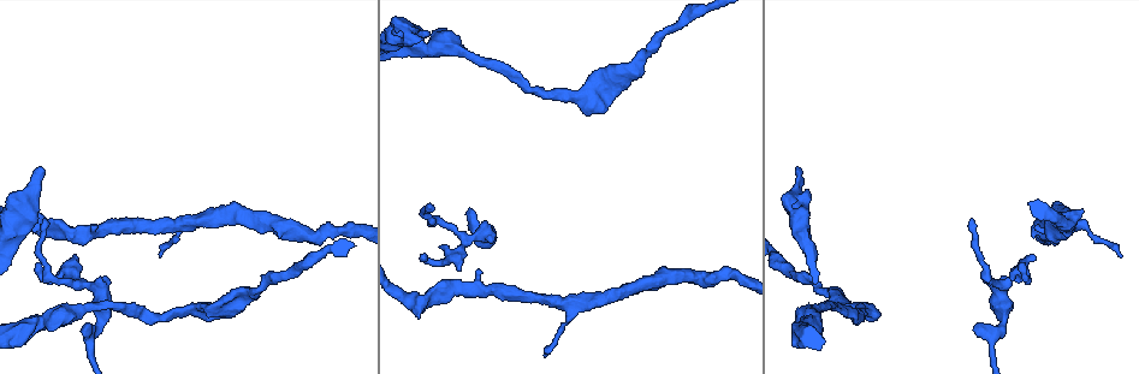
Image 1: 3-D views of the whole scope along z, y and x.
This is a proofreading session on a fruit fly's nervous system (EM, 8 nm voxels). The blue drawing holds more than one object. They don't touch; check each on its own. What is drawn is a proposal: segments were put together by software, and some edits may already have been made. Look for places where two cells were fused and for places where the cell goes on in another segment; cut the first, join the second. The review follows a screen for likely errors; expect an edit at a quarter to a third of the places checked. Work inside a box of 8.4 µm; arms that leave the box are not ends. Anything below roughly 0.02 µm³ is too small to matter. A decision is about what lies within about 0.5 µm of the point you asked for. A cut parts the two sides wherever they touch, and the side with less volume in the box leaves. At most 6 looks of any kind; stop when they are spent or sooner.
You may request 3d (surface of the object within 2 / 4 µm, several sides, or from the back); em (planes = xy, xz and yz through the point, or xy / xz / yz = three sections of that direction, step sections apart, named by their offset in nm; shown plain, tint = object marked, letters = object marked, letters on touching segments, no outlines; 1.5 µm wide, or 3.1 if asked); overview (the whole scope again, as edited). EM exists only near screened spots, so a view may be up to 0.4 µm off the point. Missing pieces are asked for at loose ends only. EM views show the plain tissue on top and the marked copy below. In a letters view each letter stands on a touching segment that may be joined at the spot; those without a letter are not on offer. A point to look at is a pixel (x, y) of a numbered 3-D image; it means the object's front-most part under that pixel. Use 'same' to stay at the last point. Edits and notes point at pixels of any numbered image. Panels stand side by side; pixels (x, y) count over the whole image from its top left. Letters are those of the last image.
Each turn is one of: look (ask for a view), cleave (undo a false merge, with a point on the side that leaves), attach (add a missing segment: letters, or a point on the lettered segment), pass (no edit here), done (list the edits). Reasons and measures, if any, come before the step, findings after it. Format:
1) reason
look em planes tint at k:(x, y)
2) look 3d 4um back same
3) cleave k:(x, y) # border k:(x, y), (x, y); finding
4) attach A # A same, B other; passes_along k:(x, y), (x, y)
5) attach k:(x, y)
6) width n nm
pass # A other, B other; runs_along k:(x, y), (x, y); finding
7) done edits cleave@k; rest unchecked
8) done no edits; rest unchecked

branch stops here
look em planes letters at 1:(46, 221)

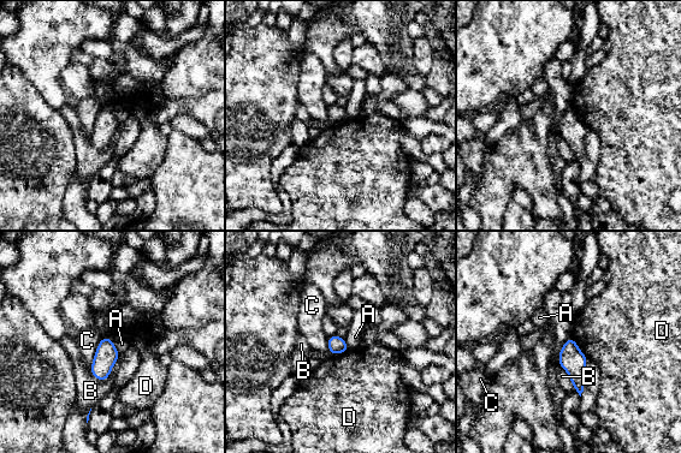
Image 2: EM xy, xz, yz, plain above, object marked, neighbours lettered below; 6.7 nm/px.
pass # A other, B other, C other, D other; no lettered segment goes on from it

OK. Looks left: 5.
branch point
look 3d 4um at 1:(599, 83)

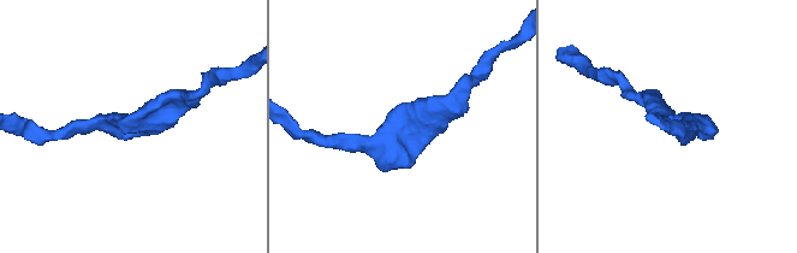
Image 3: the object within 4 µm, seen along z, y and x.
need the tissue
look em planes letters at 3:(138, 125)

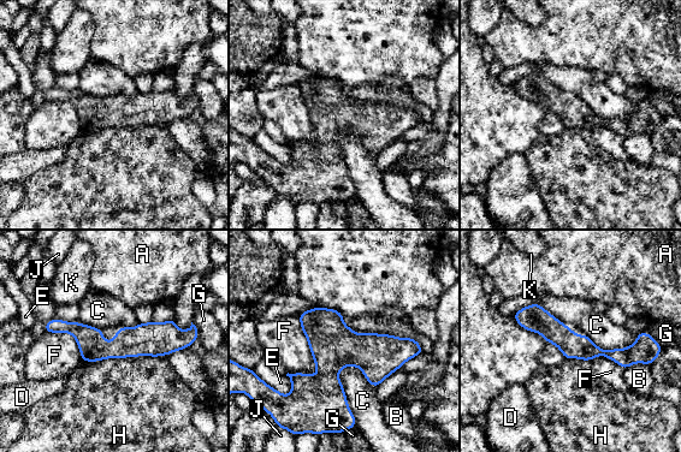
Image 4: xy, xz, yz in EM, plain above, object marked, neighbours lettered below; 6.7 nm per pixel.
pass # A other, B other, C other, D other, E other, F other, G other, H other, J other, K other; all the same cell

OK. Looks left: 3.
an open end
look em xy step 8 tint at 1:(797, 167)

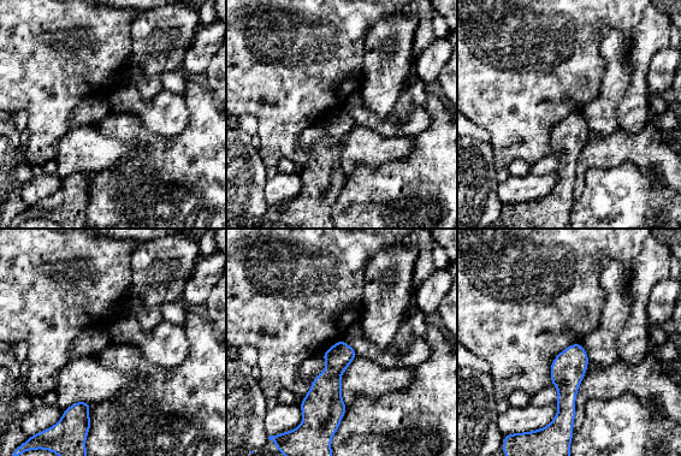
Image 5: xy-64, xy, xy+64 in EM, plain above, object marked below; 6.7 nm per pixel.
cut it another way
look em planes letters same

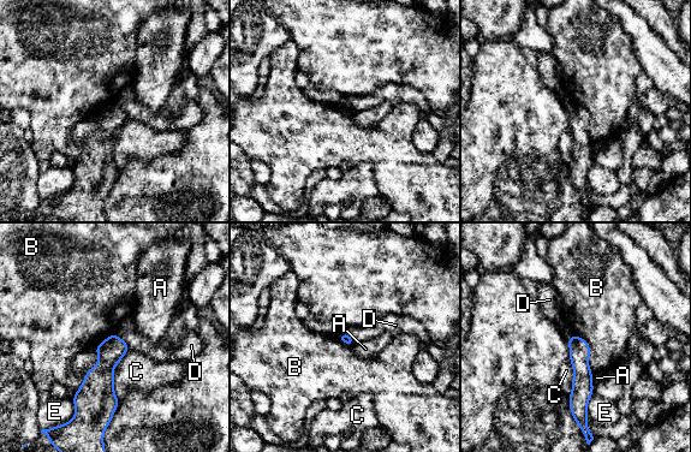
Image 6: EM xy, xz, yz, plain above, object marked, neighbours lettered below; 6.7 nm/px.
pass # A other, B other, C other, D other, E other; border 6:(573, 333), (589, 345), (593, 374); none of them fits

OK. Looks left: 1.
done no edits; rest unchecked

